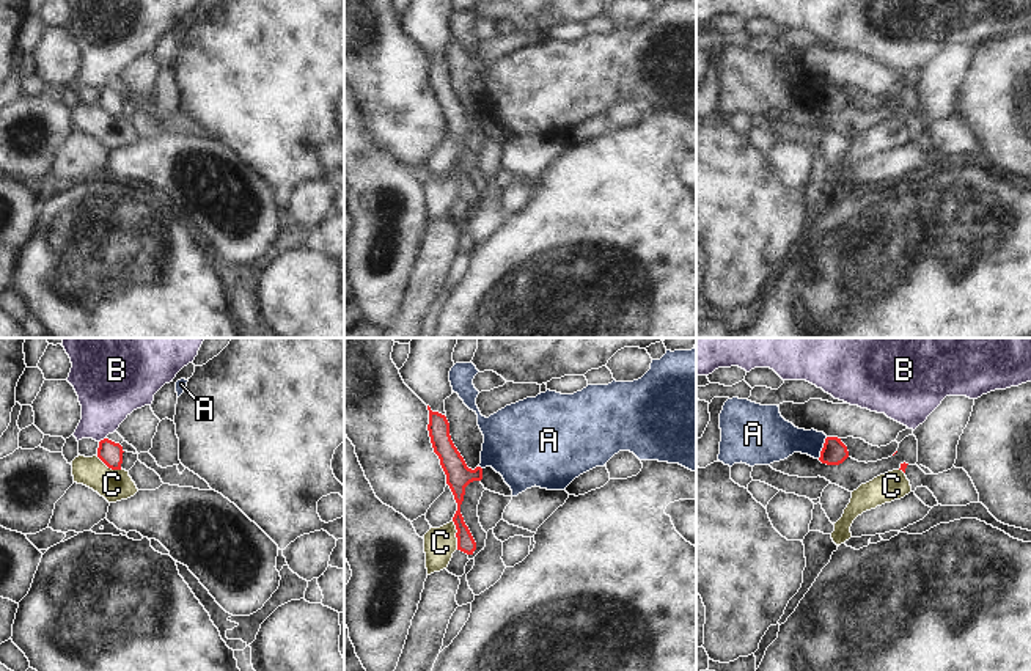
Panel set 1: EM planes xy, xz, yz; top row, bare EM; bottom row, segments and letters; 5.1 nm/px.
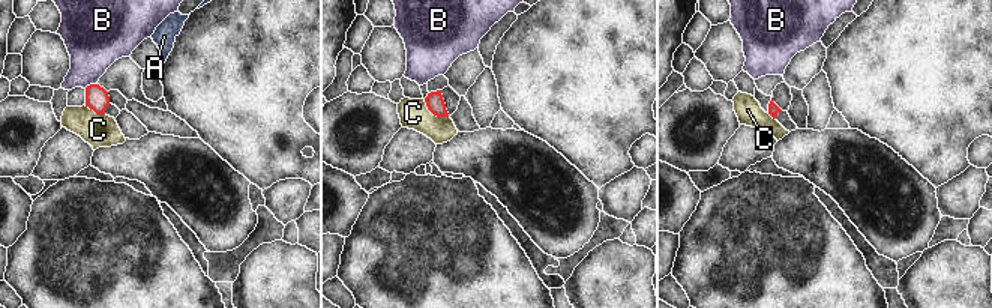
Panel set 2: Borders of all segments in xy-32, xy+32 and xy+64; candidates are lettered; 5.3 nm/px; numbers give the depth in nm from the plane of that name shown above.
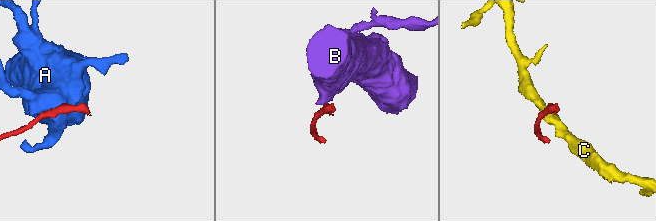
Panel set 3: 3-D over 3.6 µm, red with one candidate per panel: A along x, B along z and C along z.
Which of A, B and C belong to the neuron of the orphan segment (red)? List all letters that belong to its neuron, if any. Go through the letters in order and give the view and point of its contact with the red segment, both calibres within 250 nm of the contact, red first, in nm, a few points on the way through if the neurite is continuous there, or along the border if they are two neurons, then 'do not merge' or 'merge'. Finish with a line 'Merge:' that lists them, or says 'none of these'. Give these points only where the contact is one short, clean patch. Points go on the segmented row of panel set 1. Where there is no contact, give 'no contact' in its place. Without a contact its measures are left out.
A: yz (822, 448) | 130/220 nm | along yz (827, 437), (818, 458) | do not merge
B: xy (104, 439) | 120/320 nm | along xy (106, 437), (99, 442) | do not merge
C: xz (456, 535) | 90/160 nm | along xz (451, 520), (456, 530), (458, 549) | do not merge
Merge: none of these

